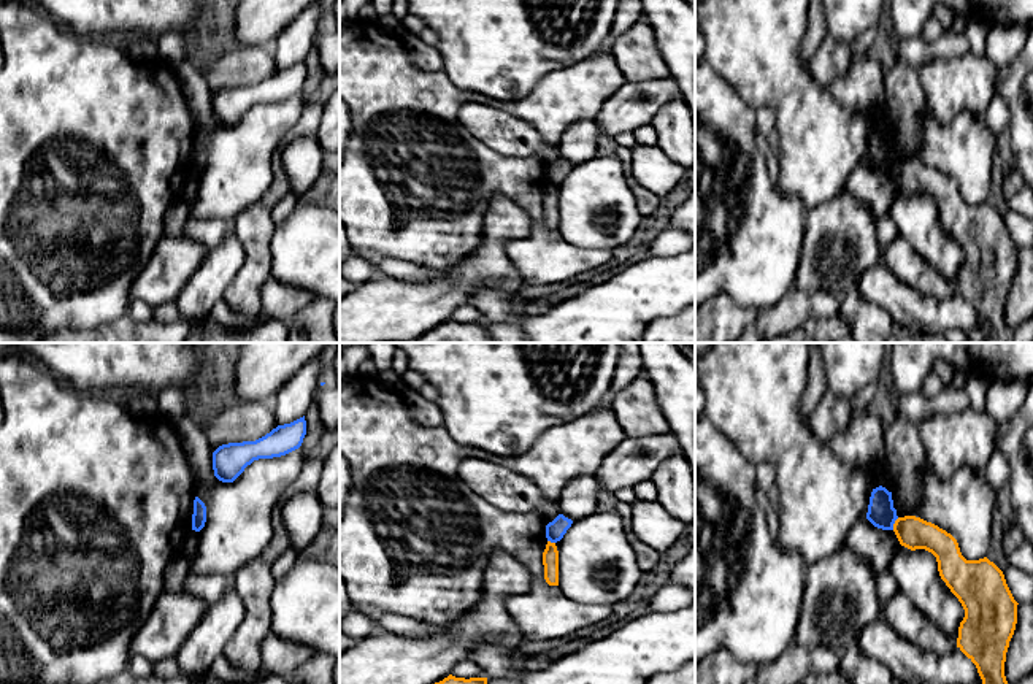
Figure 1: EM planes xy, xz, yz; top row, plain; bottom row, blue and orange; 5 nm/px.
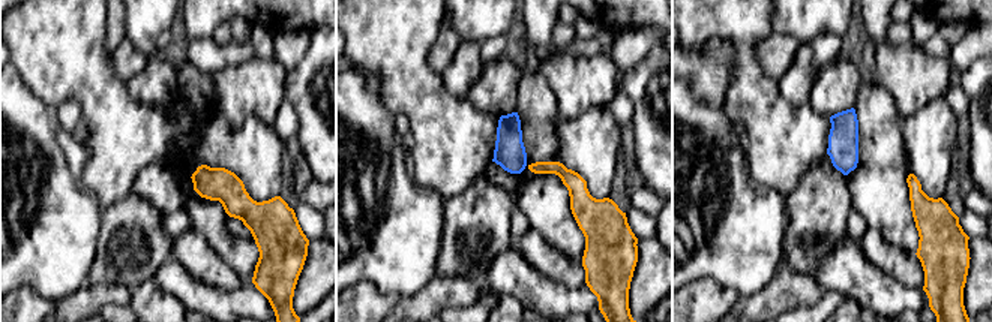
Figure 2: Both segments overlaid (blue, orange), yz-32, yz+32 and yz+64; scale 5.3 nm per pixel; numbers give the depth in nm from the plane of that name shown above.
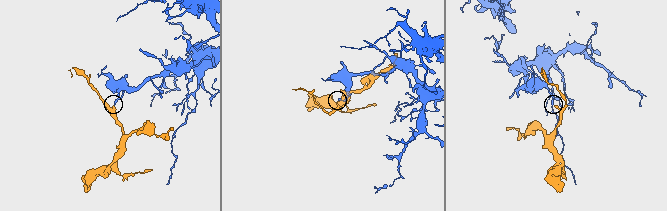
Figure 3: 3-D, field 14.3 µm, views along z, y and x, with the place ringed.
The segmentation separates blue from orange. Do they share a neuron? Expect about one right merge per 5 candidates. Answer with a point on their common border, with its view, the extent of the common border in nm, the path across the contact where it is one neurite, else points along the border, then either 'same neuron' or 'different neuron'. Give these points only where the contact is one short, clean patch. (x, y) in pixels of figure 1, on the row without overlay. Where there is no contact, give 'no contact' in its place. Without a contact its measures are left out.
meets blue in yz at (894, 167); contact 70 nm long; border along yz (898, 162), (892, 173); different neuron

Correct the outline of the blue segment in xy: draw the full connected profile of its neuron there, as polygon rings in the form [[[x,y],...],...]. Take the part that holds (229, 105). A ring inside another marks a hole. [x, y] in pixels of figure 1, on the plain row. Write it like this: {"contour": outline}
{"contour": [[[305,60],[278,70],[255,86],[228,87],[213,97],[214,121],[222,127],[233,127],[248,110],[259,103],[273,103],[298,94],[306,79]]]}

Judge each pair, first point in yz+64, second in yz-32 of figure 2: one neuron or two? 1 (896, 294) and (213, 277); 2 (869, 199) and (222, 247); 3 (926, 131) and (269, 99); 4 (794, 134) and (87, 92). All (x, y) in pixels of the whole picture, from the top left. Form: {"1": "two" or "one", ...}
{"1": "two", "2": "one", "3": "two", "4": "one"}

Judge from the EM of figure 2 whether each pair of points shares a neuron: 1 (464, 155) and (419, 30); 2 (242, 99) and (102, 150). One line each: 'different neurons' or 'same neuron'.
1: same neuron
2: different neurons

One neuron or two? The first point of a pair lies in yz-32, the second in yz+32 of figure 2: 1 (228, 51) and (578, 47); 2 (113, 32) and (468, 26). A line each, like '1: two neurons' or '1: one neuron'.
1: one neuron
2: two neurons

